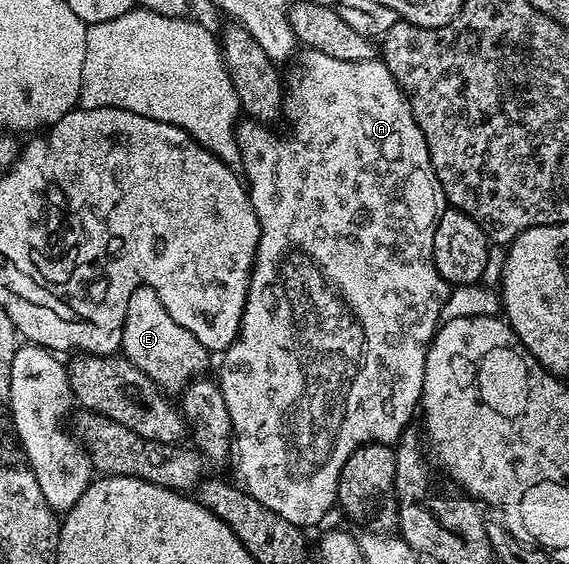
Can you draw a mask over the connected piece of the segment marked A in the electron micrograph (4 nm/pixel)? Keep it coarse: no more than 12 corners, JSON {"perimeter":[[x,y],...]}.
{"perimeter":[[379,57],[236,127],[260,239],[218,385],[301,528],[424,397],[444,189]]}

